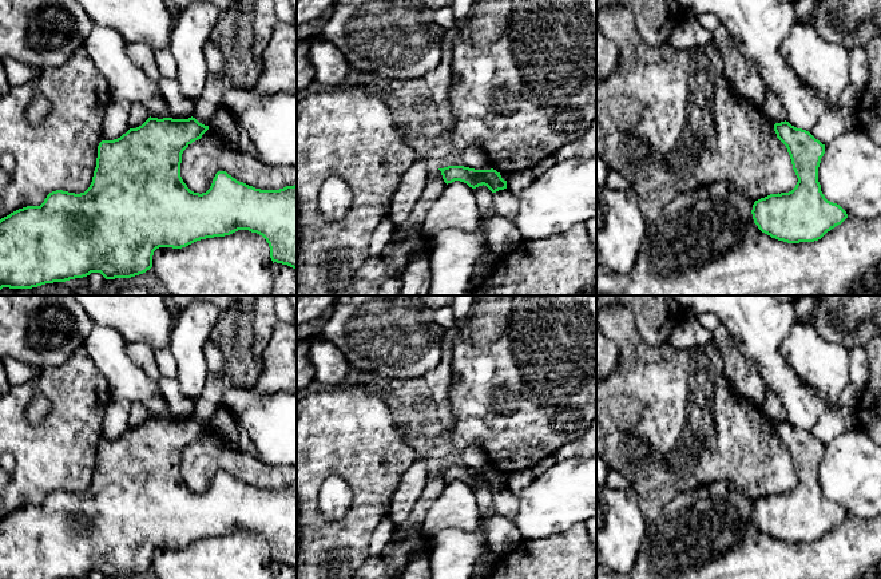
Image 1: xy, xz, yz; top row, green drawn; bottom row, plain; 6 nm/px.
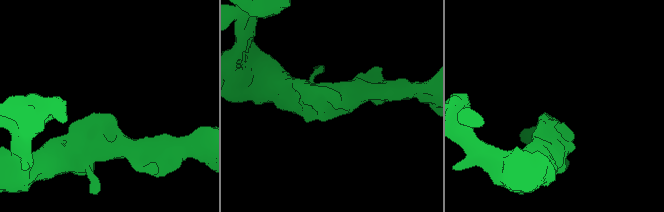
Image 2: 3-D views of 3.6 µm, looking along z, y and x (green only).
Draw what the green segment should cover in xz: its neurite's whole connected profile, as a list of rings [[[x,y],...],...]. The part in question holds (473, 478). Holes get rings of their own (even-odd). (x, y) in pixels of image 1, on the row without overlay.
[[[448,465],[438,468],[441,471],[444,481],[452,483],[460,480],[469,487],[476,488],[479,485],[487,485],[492,492],[507,488],[507,480],[504,480],[496,469],[475,469],[464,465]]]

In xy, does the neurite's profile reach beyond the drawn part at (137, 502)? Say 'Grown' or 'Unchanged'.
Unchanged

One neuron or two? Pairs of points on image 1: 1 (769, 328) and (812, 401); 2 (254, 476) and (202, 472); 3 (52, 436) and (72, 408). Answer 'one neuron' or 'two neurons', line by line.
1: one neuron
2: one neuron
3: one neuron

